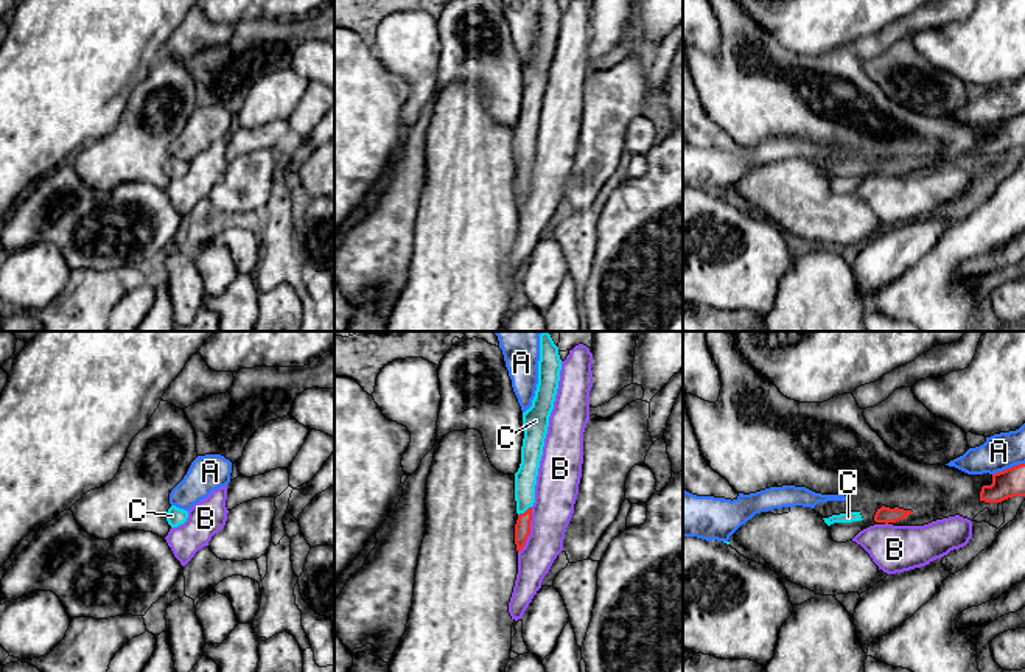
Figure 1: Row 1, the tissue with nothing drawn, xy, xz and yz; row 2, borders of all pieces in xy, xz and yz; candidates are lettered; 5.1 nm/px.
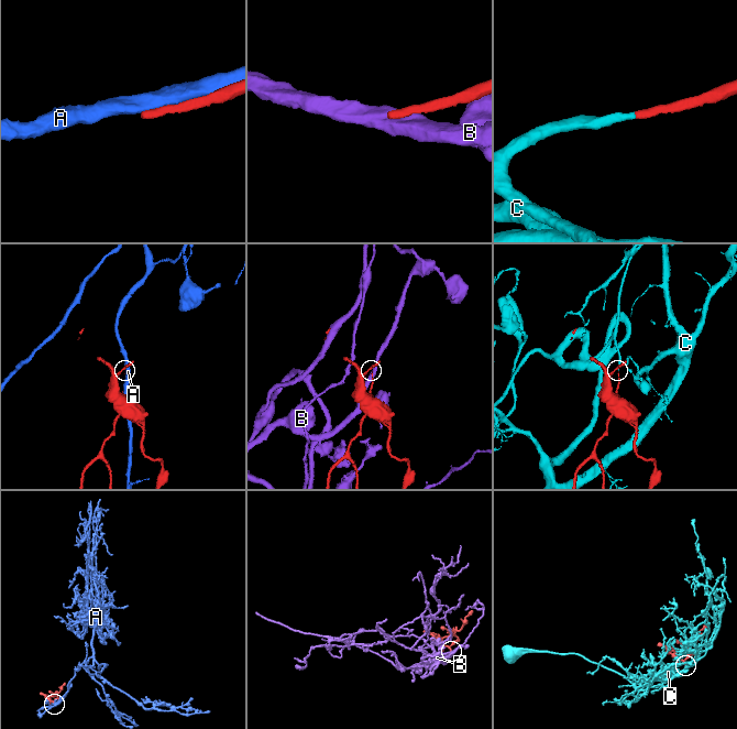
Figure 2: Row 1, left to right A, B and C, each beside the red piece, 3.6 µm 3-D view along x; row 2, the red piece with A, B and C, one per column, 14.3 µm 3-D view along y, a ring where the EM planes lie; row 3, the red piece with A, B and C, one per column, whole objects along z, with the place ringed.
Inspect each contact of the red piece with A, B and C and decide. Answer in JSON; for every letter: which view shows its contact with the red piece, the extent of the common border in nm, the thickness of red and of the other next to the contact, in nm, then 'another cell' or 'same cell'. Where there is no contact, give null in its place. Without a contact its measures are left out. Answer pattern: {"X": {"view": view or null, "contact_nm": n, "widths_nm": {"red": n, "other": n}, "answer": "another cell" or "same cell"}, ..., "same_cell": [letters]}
{"A": {"view": "yz", "contact_nm": 180, "widths_nm": {"red": 150, "other": 190}, "answer": "another cell"}, "B": {"view": "xz", "contact_nm": 260, "widths_nm": {"red": 80, "other": 220}, "answer": "another cell"}, "C": {"view": "xz", "contact_nm": 90, "widths_nm": {"red": 80, "other": 110}, "answer": "same cell"}, "same_cell": ["C"]}

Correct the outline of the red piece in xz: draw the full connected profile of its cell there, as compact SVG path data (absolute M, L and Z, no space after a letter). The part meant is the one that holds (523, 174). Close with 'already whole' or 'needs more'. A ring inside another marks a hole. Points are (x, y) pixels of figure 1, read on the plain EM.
M540 0L538 36L532 58L523 64L524 90L521 115L515 124L515 152L518 171L515 176L515 196L519 204L530 187L535 137L547 86L549 68L558 40L561 11L558 0Z | needs more

